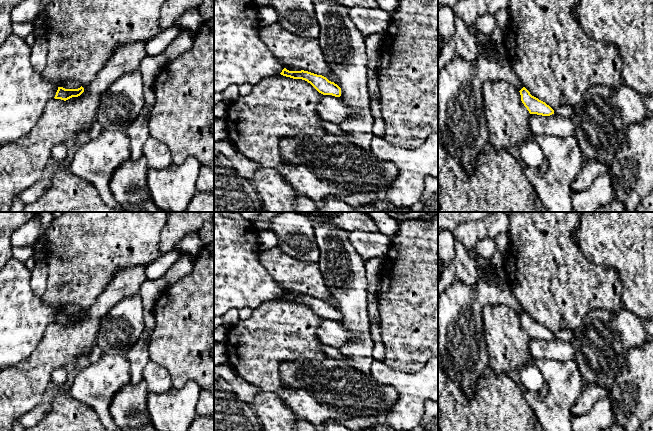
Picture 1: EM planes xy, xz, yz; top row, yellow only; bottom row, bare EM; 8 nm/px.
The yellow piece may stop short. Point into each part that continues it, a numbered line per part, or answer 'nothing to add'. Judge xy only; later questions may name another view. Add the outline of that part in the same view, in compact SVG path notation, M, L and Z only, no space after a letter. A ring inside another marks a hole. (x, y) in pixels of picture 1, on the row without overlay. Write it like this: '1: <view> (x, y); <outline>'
nothing to add

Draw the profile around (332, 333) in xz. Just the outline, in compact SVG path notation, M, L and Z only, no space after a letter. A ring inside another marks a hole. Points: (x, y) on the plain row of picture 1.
M323 319L316 330L316 335L323 345L339 348L349 342L351 332L340 321Z

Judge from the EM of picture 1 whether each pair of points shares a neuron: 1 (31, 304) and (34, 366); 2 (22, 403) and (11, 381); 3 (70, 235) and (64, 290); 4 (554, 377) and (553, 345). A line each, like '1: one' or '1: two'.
1: two
2: one
3: one
4: two

